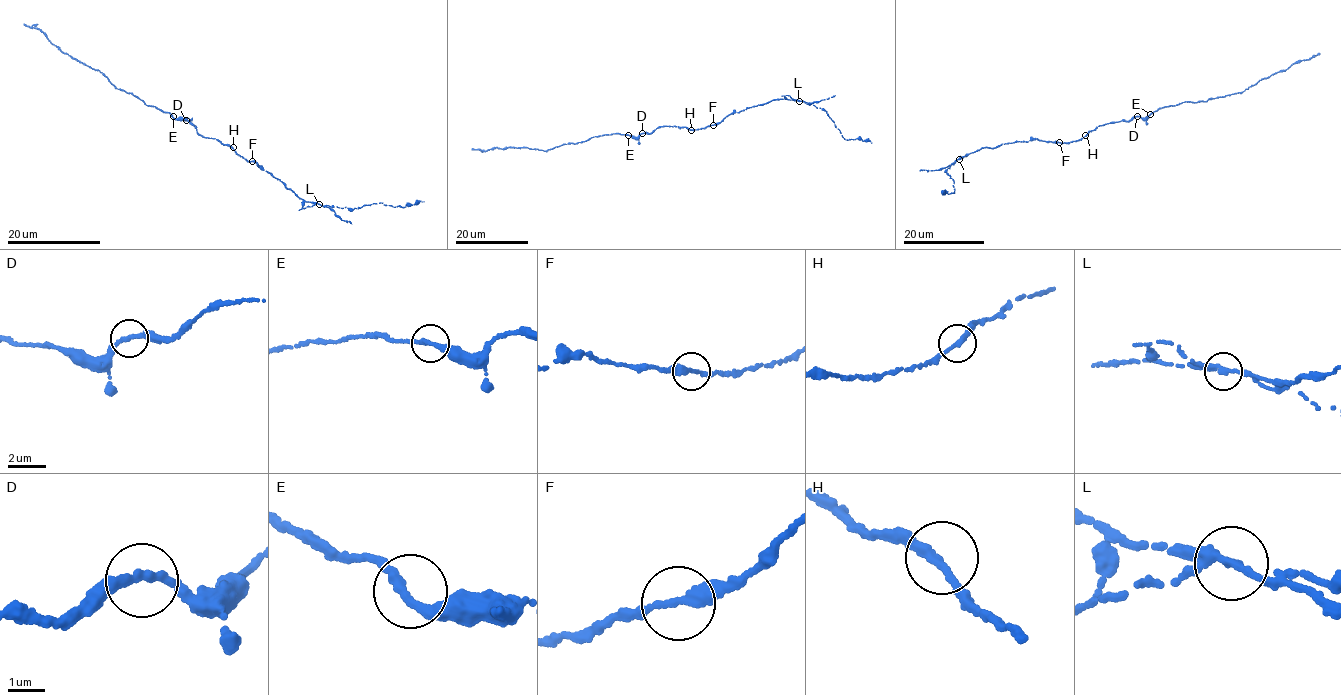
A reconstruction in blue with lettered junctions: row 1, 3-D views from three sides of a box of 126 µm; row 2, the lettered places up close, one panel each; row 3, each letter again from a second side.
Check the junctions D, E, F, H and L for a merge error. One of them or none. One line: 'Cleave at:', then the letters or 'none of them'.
Cleave at: L

